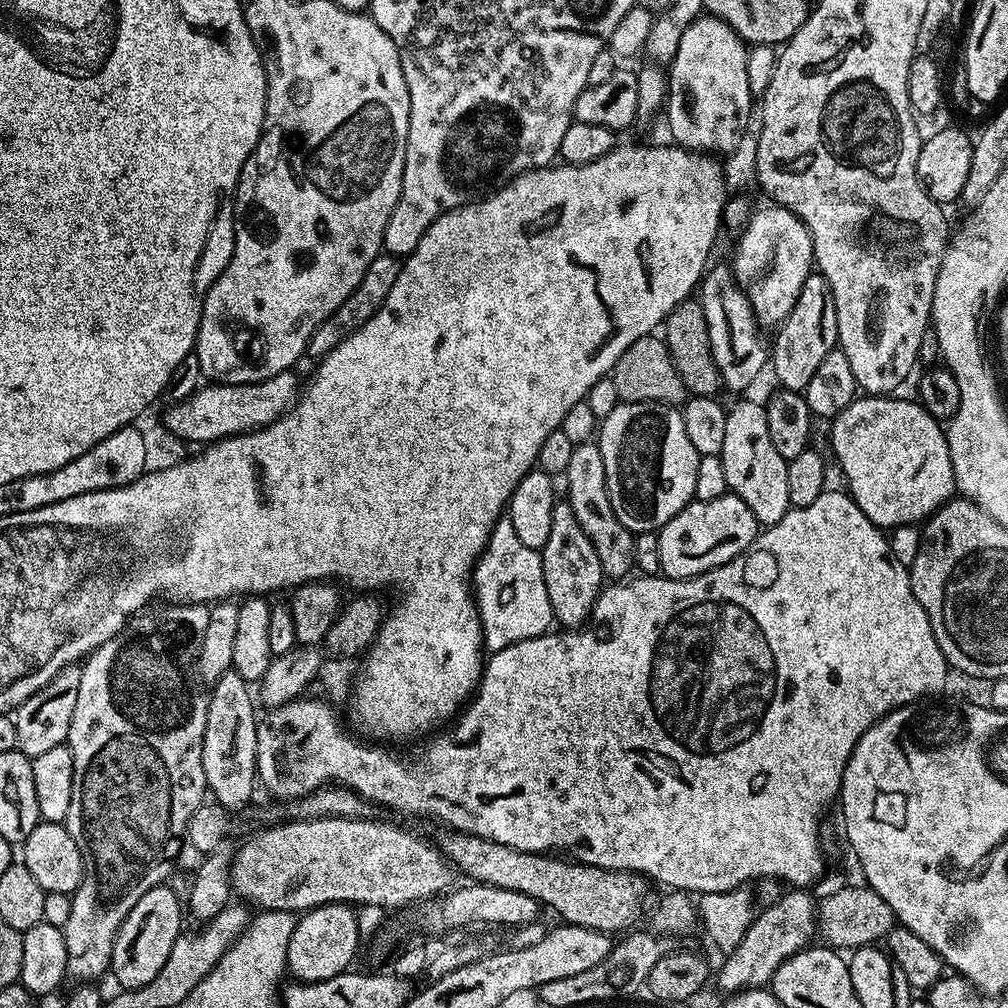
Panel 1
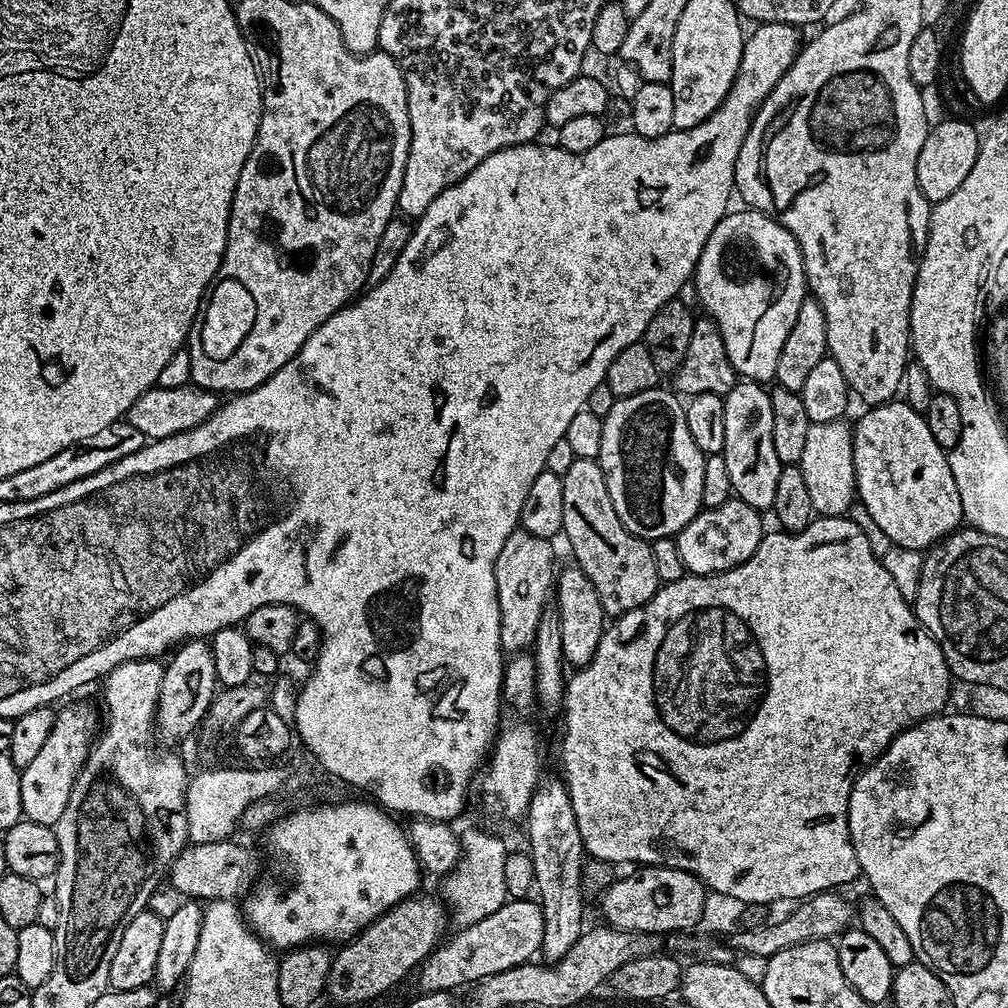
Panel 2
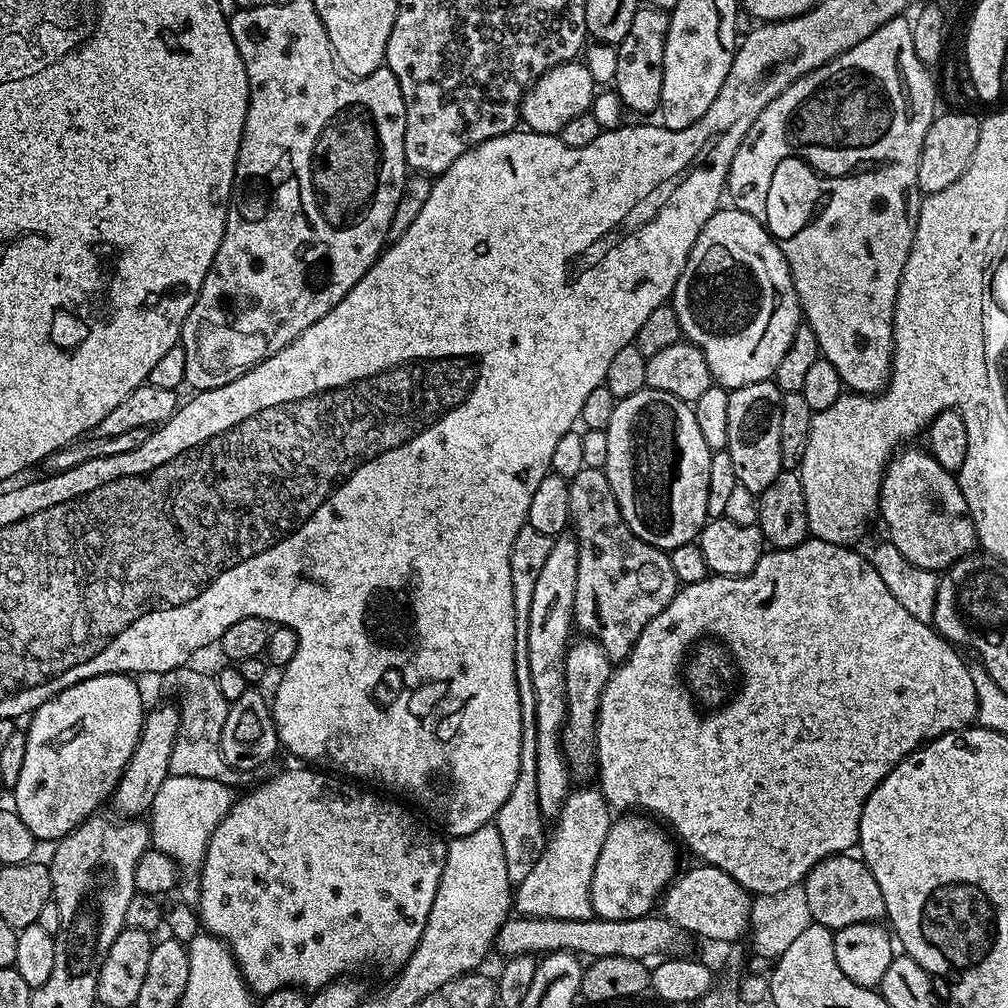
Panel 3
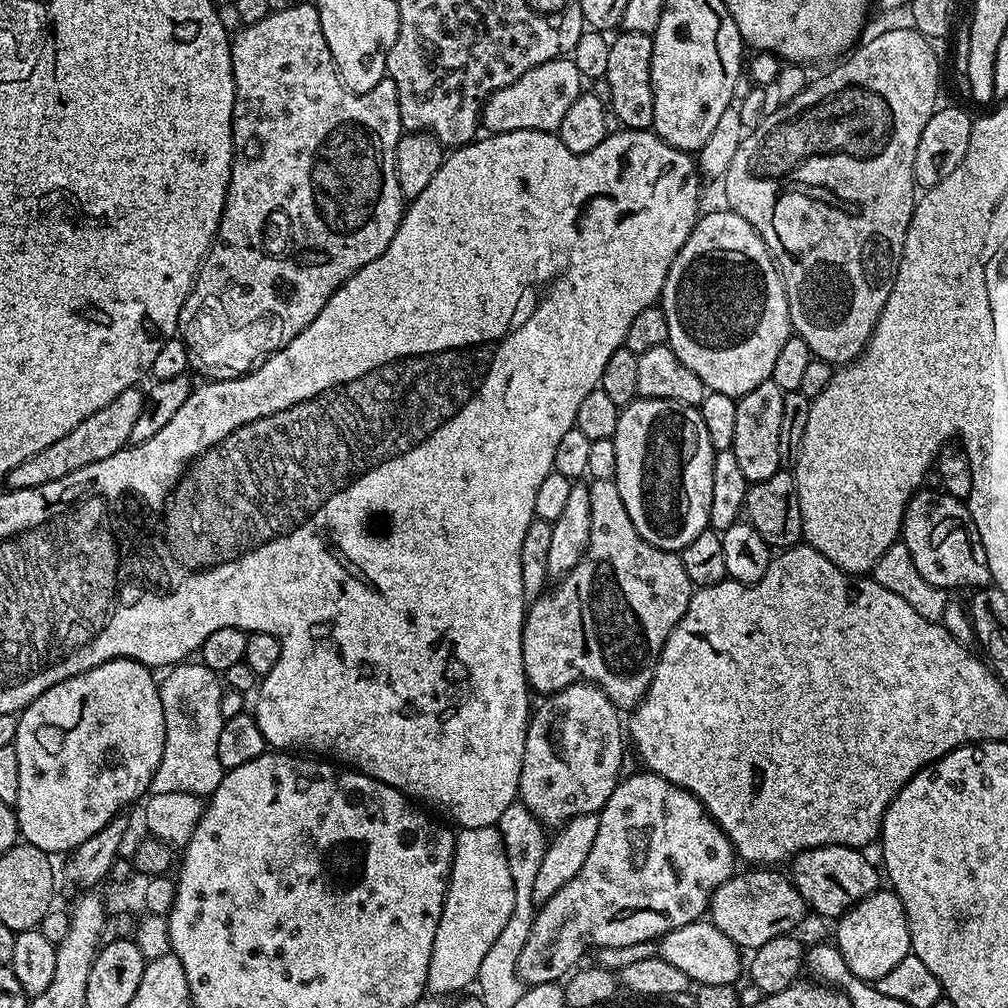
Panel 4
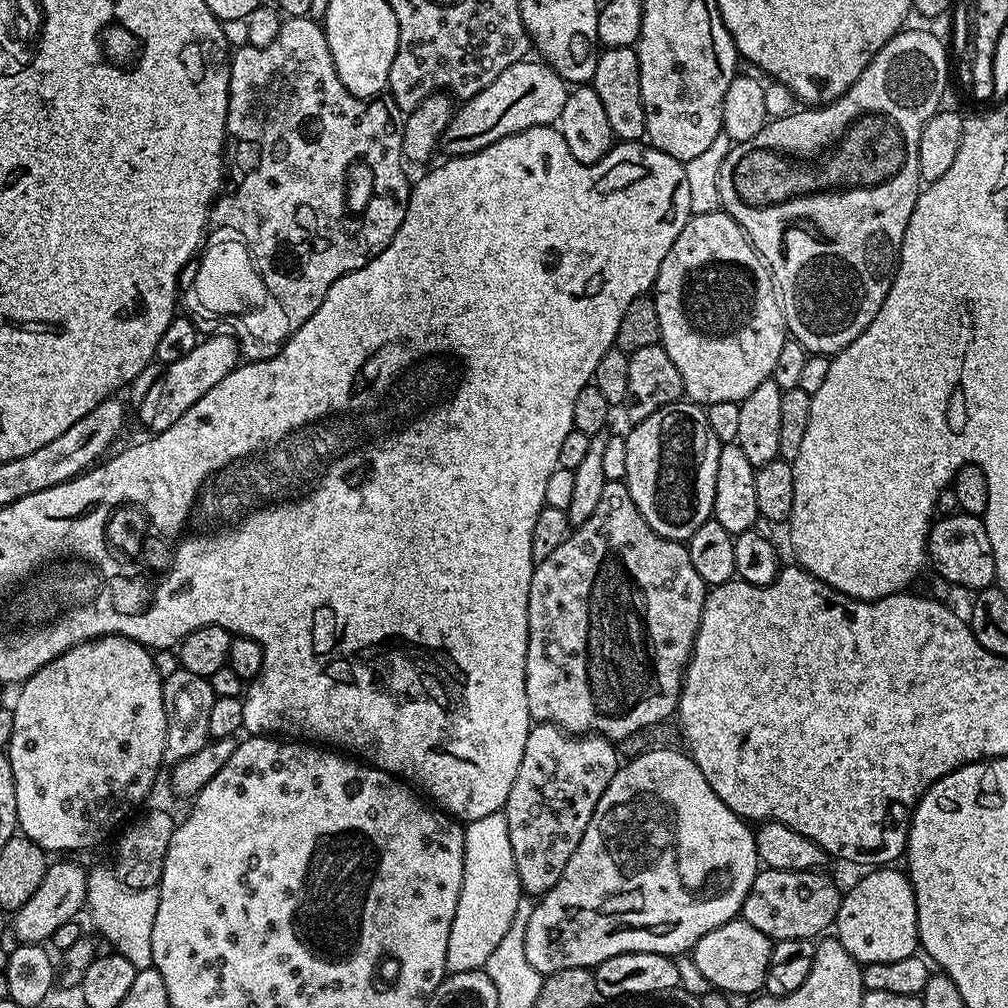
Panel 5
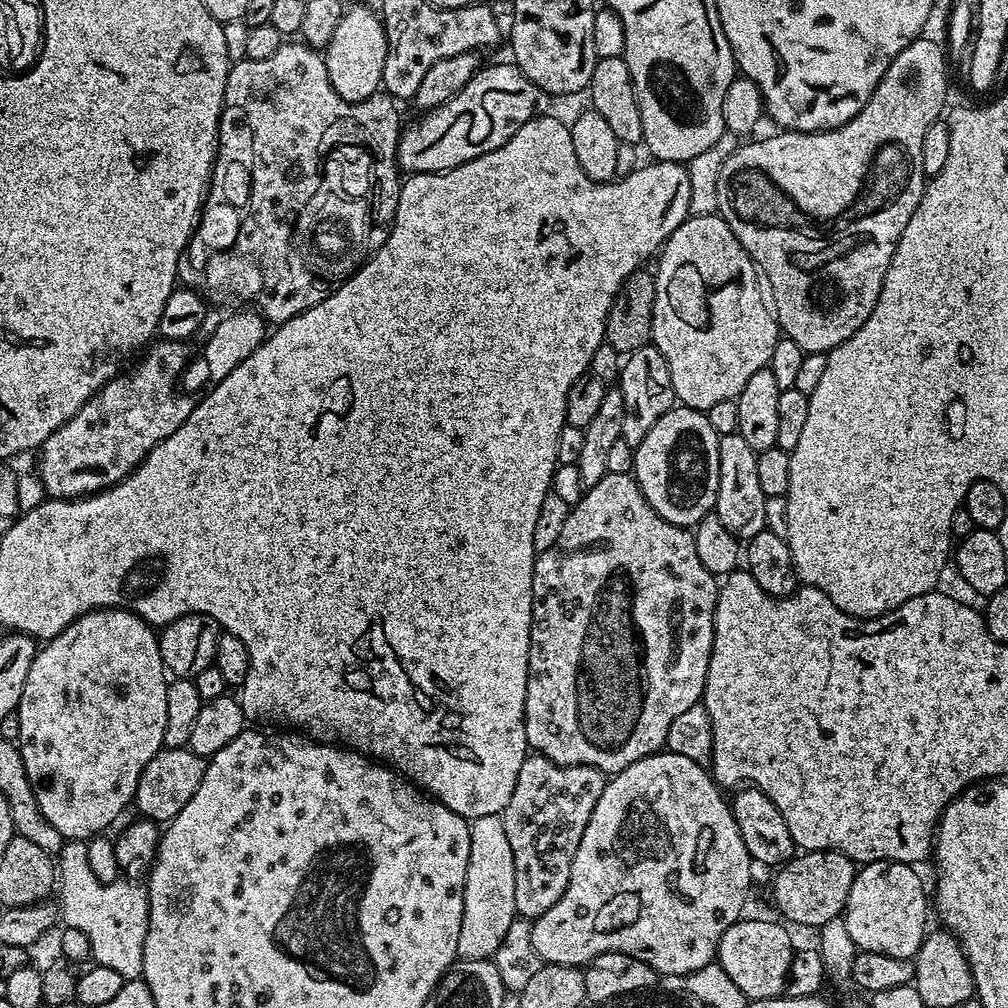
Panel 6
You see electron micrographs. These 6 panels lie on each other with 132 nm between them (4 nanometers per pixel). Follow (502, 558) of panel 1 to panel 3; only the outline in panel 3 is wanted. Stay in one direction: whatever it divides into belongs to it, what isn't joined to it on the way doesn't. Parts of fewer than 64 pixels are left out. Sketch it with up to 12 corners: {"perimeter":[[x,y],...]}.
{"perimeter":[[524,527],[510,574],[516,611],[520,773],[494,821],[508,880],[541,858],[538,730],[528,658],[528,615],[553,537]]}

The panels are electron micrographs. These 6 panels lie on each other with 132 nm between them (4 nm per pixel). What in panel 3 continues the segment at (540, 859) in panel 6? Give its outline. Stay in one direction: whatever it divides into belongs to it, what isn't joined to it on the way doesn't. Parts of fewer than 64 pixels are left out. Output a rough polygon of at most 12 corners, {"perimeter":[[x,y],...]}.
{"perimeter":[[595,638],[568,650],[568,767],[593,775],[600,693],[613,661]]}

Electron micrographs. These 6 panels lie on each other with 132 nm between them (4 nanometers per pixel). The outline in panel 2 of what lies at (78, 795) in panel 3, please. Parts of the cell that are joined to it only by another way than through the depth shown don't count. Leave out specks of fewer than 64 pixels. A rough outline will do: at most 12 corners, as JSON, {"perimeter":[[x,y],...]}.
{"perimeter":[[88,704],[56,712],[20,773],[23,819],[54,826],[98,735]]}

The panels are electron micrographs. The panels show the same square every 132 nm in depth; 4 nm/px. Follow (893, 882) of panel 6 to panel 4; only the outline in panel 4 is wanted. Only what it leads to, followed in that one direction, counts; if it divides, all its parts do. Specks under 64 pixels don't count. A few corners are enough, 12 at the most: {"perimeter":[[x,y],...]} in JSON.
{"perimeter":[[877,890],[835,921],[836,949],[875,982],[912,951],[906,910]]}

